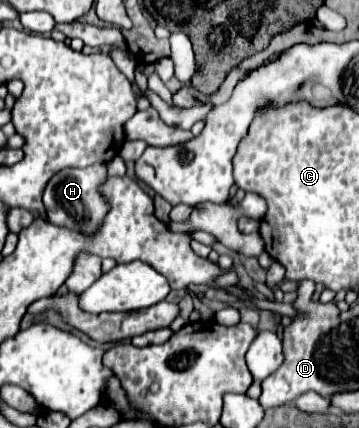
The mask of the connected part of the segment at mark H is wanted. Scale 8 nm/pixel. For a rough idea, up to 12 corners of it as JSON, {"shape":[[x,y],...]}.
{"shape":[[103,162],[61,170],[43,192],[47,220],[93,234],[109,212]]}

